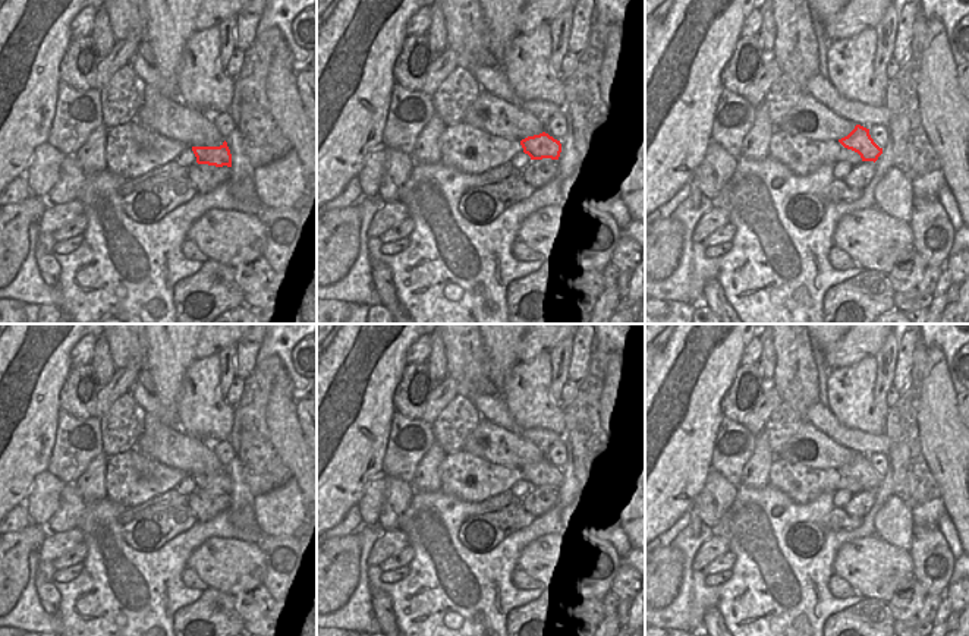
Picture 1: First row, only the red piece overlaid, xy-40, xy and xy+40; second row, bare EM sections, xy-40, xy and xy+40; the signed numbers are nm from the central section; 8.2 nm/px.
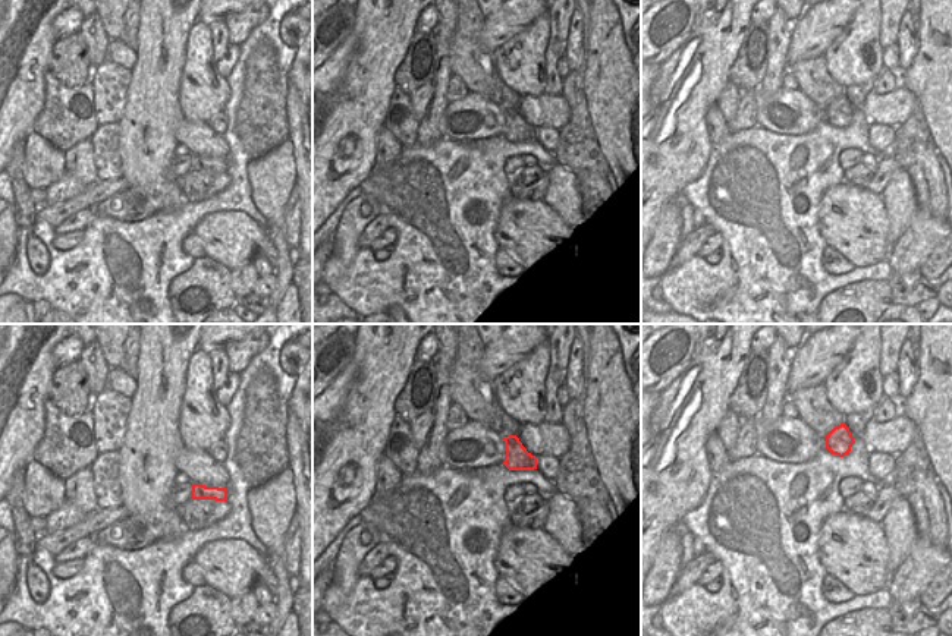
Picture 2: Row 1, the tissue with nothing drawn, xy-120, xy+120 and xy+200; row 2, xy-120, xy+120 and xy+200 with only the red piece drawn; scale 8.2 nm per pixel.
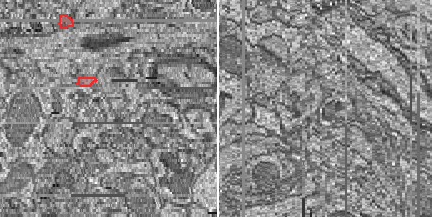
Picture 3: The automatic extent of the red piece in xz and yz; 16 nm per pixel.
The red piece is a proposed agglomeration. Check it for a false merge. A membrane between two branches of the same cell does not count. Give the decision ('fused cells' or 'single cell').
fused cells

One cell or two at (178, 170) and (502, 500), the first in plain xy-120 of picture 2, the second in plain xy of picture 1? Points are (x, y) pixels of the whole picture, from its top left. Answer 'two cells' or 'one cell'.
one cell

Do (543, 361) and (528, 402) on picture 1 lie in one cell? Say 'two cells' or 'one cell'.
one cell

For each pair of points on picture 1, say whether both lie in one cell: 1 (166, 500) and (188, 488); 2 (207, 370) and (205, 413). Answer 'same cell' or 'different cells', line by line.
1: different cells
2: same cell

